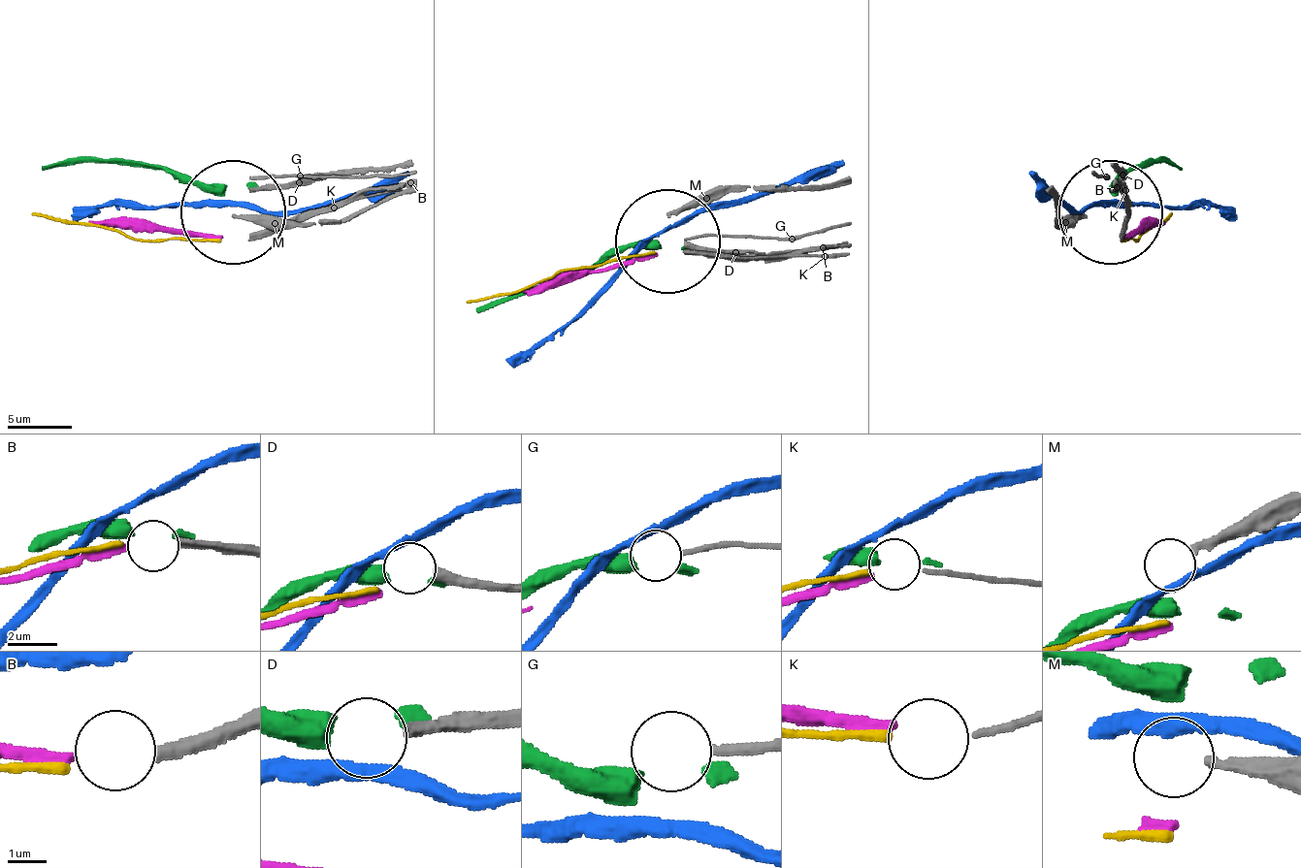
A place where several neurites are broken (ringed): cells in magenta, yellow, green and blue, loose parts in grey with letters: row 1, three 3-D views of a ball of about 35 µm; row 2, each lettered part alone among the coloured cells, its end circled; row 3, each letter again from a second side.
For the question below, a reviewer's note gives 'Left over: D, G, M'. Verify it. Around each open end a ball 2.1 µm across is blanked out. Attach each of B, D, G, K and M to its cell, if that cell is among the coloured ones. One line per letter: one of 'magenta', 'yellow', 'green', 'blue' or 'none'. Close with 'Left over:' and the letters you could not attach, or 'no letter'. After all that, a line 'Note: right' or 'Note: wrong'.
B: magenta
D: none
G: none
K: yellow
M: none
Left over: D, G, M
Note: right

